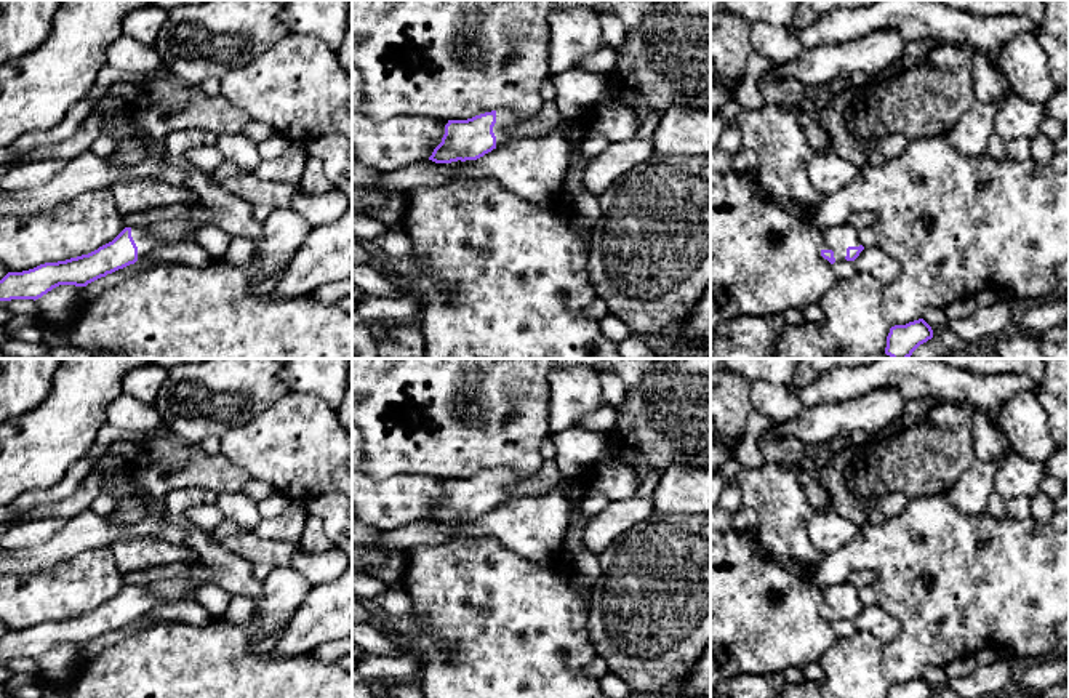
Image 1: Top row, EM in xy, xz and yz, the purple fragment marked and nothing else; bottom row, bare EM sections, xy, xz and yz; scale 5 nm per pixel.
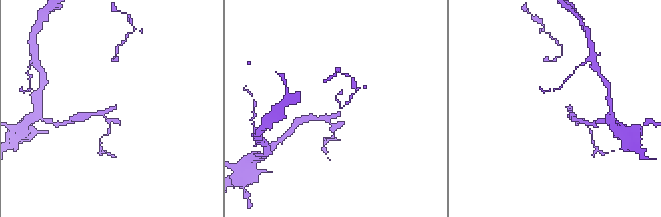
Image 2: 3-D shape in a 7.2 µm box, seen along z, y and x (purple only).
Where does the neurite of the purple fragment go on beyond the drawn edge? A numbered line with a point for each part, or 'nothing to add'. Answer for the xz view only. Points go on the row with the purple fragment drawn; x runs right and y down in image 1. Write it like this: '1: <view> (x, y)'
1: xz (506, 120)

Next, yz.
1: yz (837, 239)

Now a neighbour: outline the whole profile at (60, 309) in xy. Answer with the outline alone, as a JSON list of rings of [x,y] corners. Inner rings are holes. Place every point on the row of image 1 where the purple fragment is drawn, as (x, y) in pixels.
[[[59,285],[35,299],[38,306],[37,315],[43,322],[43,327],[69,335],[70,327],[78,320],[91,301],[83,288],[85,287]]]

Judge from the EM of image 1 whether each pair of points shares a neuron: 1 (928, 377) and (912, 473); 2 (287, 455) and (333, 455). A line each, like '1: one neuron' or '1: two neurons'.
1: two neurons
2: one neuron

